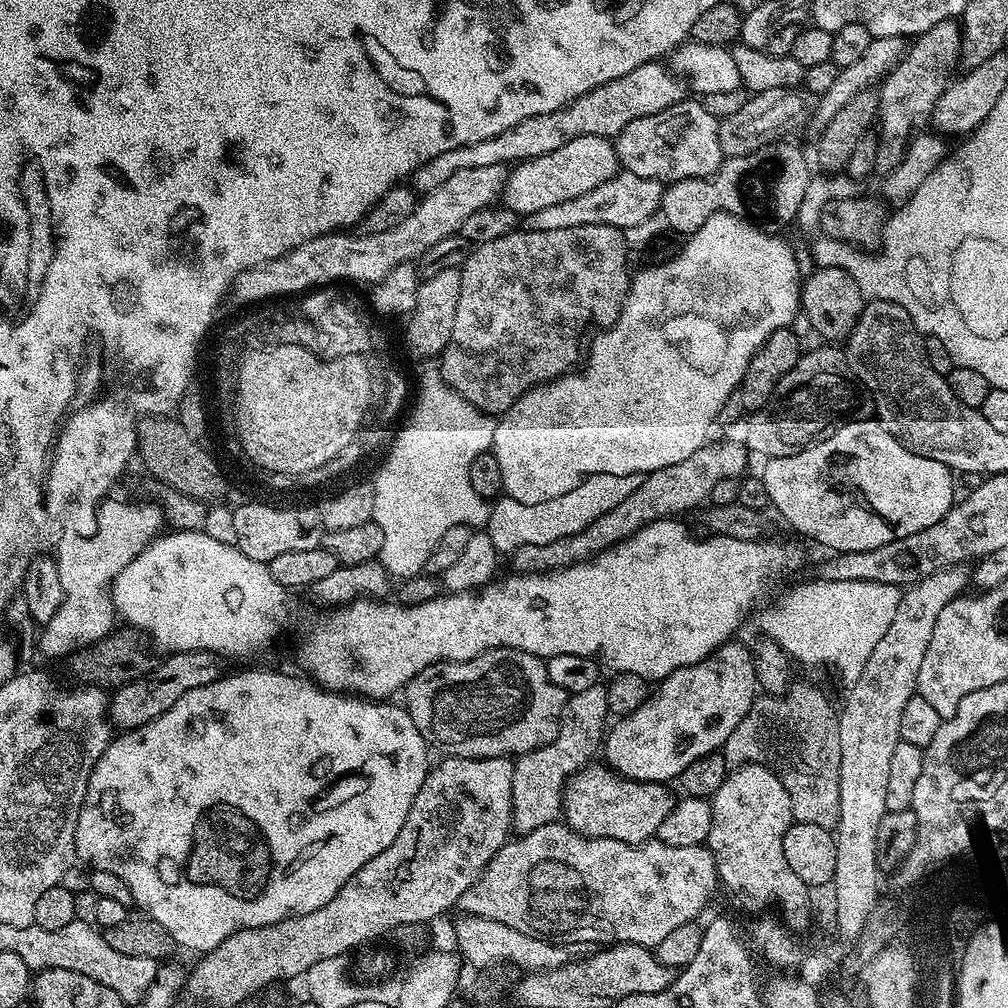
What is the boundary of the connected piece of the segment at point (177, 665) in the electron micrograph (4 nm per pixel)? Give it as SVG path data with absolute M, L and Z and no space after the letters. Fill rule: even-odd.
M173 652L163 657L147 674L117 687L111 693L108 702L108 719L116 730L137 728L170 710L182 694L189 690L198 690L198 686L210 686L210 682L219 680L222 675L221 657L213 652Z

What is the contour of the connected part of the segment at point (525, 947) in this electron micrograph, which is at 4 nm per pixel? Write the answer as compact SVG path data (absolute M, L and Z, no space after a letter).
M464 914L459 918L461 920L456 924L456 944L460 947L459 955L465 961L468 959L477 970L496 965L511 965L512 968L513 966L524 968L520 970L525 973L544 972L547 968L557 968L559 964L569 963L570 956L564 953L567 951L547 940L527 936L518 930L510 930L510 926L502 926L500 922L487 920L481 916Z

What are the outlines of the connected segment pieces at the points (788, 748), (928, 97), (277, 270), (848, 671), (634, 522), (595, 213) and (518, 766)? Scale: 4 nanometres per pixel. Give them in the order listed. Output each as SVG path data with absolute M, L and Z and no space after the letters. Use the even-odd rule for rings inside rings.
M793 683L784 697L794 698L790 728L776 724L778 718L772 696L757 695L746 718L742 718L744 724L738 722L734 734L726 738L724 747L728 755L724 758L732 766L754 764L772 771L790 796L795 823L835 829L839 822L839 767L842 763L837 705L832 705L823 690L812 684Z
M943 20L938 26L930 26L920 36L907 45L904 57L888 71L879 85L880 108L878 115L877 162L875 171L880 174L892 172L903 160L909 144L917 135L929 127L934 106L945 99L948 83L952 80L952 71L960 64L961 25L956 20Z
M502 164L458 170L438 190L427 193L404 224L372 235L329 234L314 238L281 256L279 263L241 276L236 284L236 297L252 300L262 296L268 302L274 296L288 296L291 292L304 294L309 289L319 289L319 284L332 284L335 280L365 280L368 286L377 285L400 263L415 261L435 243L457 235L466 218L478 214L478 210L493 207L501 199L505 179L506 168Z
M809 579L809 584L800 584L792 588L769 612L757 618L756 624L763 635L785 651L795 663L809 664L812 668L820 668L823 664L833 664L836 672L851 686L862 674L862 666L870 662L870 654L874 654L874 646L882 642L882 634L890 630L890 622L894 622L894 610L898 610L901 589L894 585L884 585L874 581L828 582Z
M728 440L715 448L715 443L709 442L699 448L690 458L682 458L682 462L674 462L674 466L662 466L662 470L654 470L644 476L642 486L630 494L630 498L614 506L596 518L594 522L578 534L570 538L562 538L558 542L547 542L545 545L523 545L511 553L510 560L517 573L553 572L555 568L568 568L583 560L591 560L599 552L613 548L627 536L653 524L656 520L683 517L683 512L696 508L708 500L710 490L714 490L714 482L722 478L731 480L743 477L749 471L748 459L750 453L743 443Z
M623 170L610 177L602 186L594 186L594 190L586 190L579 198L570 198L566 202L558 202L555 206L545 206L543 210L534 210L534 214L523 217L523 231L534 230L566 230L570 226L614 226L621 230L637 225L638 222L650 218L650 214L659 212L665 185L654 178L638 178L638 174L630 174Z
M603 683L590 690L573 692L567 697L566 711L560 718L560 729L546 746L535 748L525 756L515 757L512 769L512 832L523 834L538 830L538 826L557 823L562 816L564 785L579 772L592 756L601 751L606 736L610 713L607 708L607 690ZM608 720L608 721L607 721ZM605 723L605 724L604 724Z

